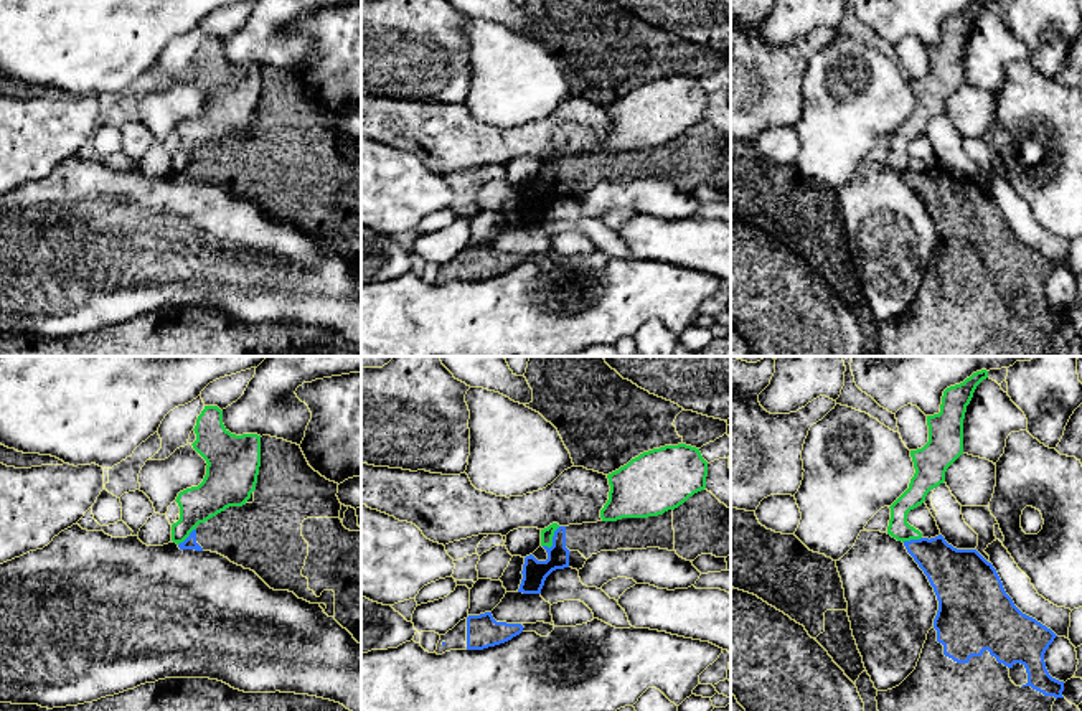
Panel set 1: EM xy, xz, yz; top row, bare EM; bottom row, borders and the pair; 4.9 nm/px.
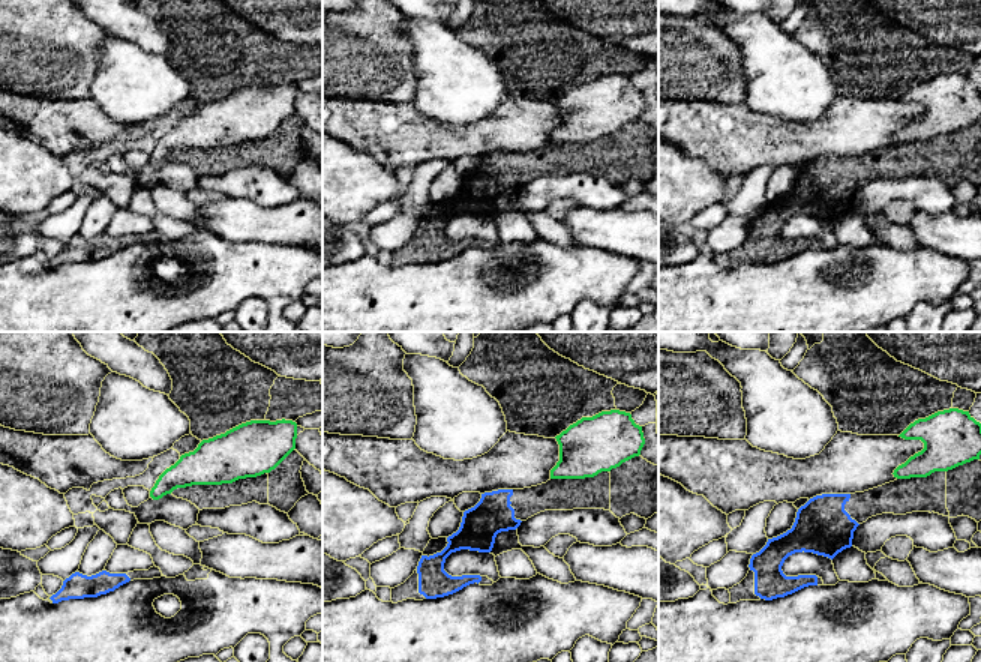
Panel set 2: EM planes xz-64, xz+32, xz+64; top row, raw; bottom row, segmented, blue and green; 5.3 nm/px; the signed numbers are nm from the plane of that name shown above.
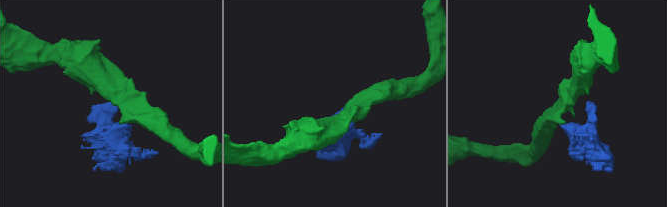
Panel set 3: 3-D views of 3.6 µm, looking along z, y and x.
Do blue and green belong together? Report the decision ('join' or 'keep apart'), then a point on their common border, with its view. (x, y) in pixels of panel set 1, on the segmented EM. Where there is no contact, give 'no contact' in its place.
keep apart | xz (553, 540)

